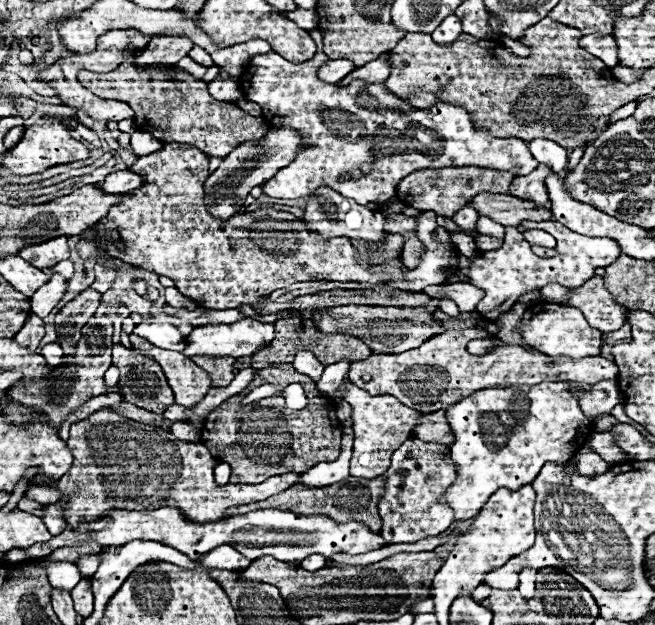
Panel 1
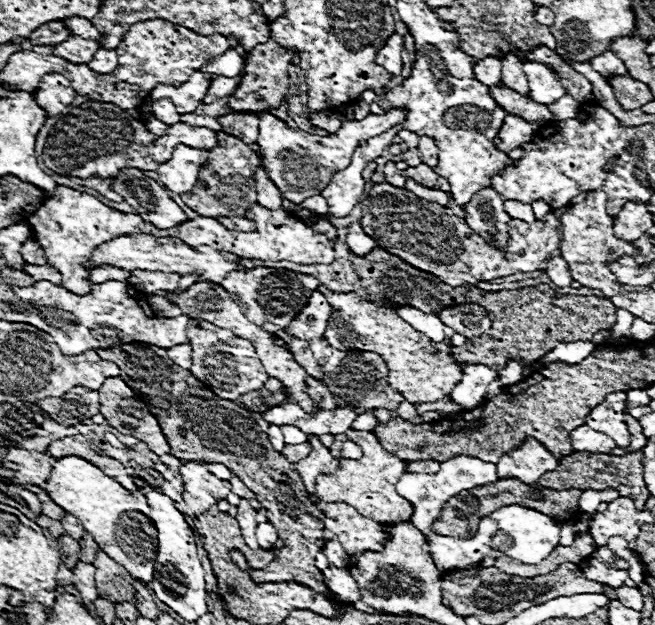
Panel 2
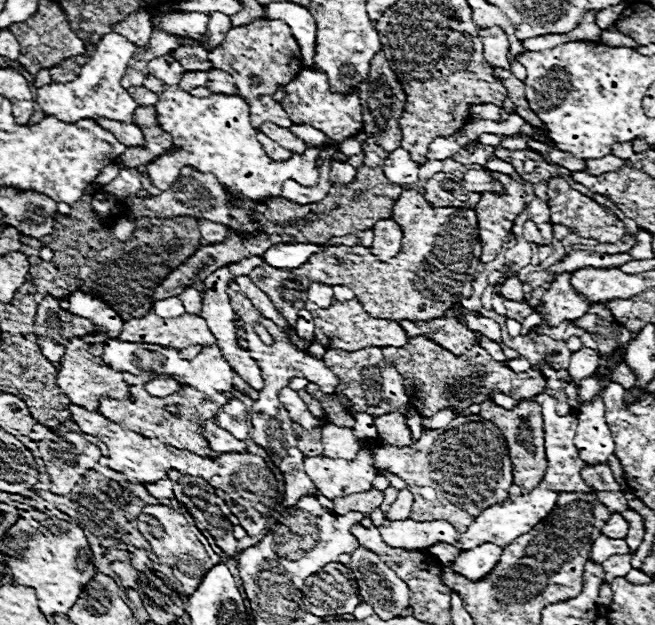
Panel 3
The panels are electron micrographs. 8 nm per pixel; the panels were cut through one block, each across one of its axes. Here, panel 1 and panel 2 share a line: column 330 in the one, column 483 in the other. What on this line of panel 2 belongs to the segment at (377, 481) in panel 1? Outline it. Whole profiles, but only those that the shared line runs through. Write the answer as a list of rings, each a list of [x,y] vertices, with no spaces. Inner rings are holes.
[[[516,478],[508,480],[496,480],[484,488],[474,488],[474,490],[464,490],[456,496],[452,496],[444,506],[440,516],[432,522],[432,530],[440,536],[452,536],[452,538],[472,538],[478,530],[478,524],[484,516],[492,514],[500,506],[518,504],[518,506],[528,506],[534,510],[540,510],[542,514],[548,514],[550,518],[556,518],[558,522],[576,522],[580,518],[580,496],[582,490],[550,490],[542,488],[540,484],[522,484]]]

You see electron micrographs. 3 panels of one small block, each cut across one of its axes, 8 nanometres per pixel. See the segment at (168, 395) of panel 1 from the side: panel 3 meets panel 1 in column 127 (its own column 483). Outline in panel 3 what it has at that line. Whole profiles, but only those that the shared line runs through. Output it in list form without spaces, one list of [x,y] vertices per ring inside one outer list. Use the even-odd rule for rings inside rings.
[[[410,338],[400,350],[388,346],[382,350],[384,360],[392,364],[402,378],[412,380],[404,382],[408,390],[408,398],[412,406],[422,416],[434,416],[442,408],[458,408],[458,412],[464,412],[472,402],[484,402],[488,400],[488,390],[498,388],[512,398],[532,398],[546,390],[546,378],[538,370],[528,372],[514,372],[502,362],[496,362],[482,346],[474,346],[470,352],[462,356],[454,356],[450,350],[444,350],[442,346],[436,346],[436,342],[428,342],[428,338]]]

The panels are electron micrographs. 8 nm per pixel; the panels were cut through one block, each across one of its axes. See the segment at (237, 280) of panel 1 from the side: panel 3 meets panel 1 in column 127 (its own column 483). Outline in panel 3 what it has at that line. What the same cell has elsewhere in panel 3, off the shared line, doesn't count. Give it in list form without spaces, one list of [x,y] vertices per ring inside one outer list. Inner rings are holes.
[[[490,172],[492,176],[496,176],[504,188],[506,188],[506,194],[504,196],[498,196],[498,194],[492,194],[492,192],[484,192],[480,202],[476,204],[476,214],[478,214],[478,234],[480,234],[480,244],[482,244],[482,256],[480,256],[480,262],[490,262],[498,256],[500,248],[504,242],[508,242],[508,234],[512,230],[512,220],[524,210],[526,206],[526,192],[524,192],[524,186],[514,182],[510,176],[506,174],[496,174],[496,172]]]

